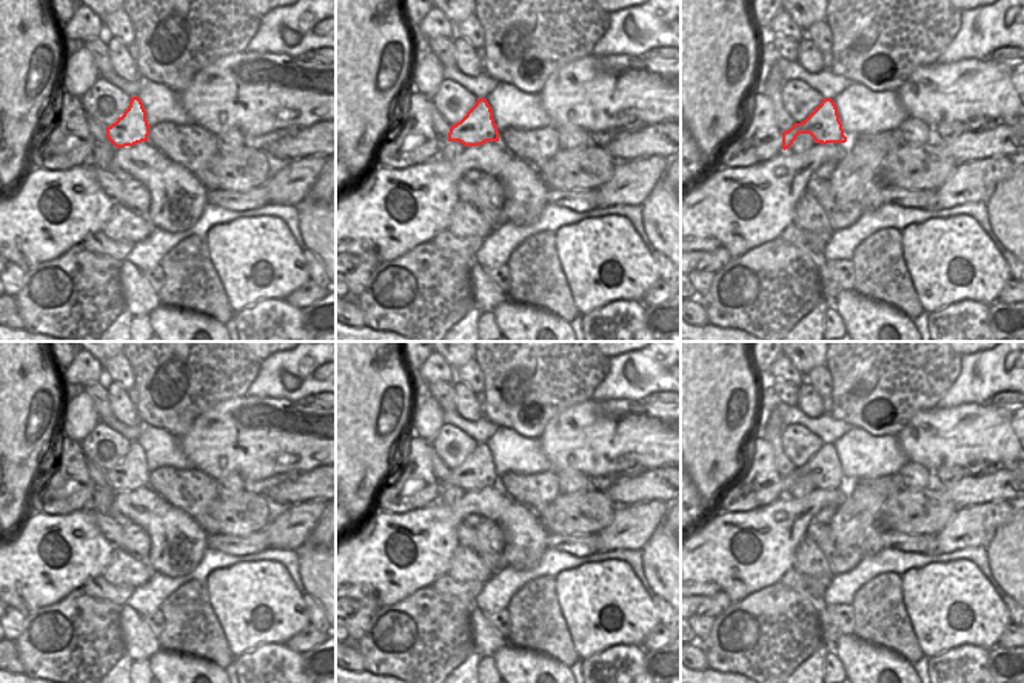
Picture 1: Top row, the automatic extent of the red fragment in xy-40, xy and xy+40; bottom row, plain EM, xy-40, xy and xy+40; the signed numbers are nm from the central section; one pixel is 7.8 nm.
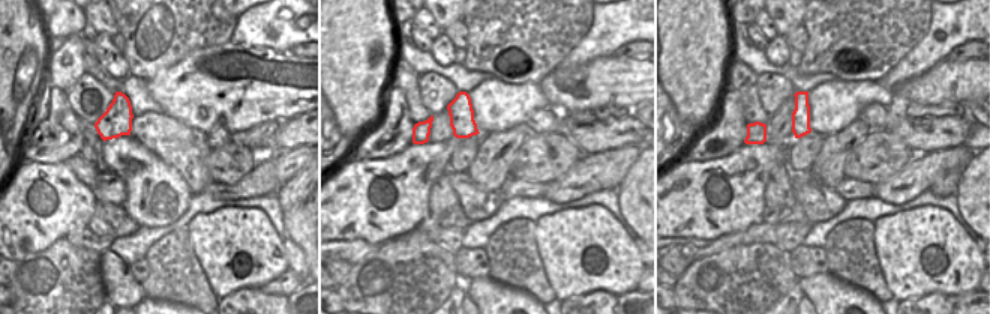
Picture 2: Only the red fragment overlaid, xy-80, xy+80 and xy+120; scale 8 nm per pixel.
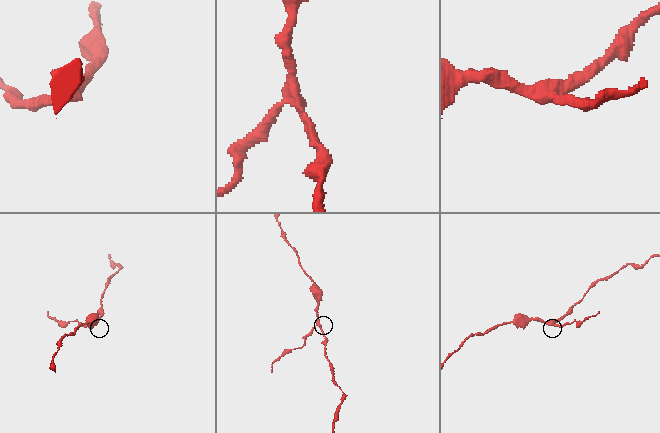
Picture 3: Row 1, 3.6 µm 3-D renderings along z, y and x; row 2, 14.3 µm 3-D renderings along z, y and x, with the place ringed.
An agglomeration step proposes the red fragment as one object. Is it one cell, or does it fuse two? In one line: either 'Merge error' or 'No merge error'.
No merge error

